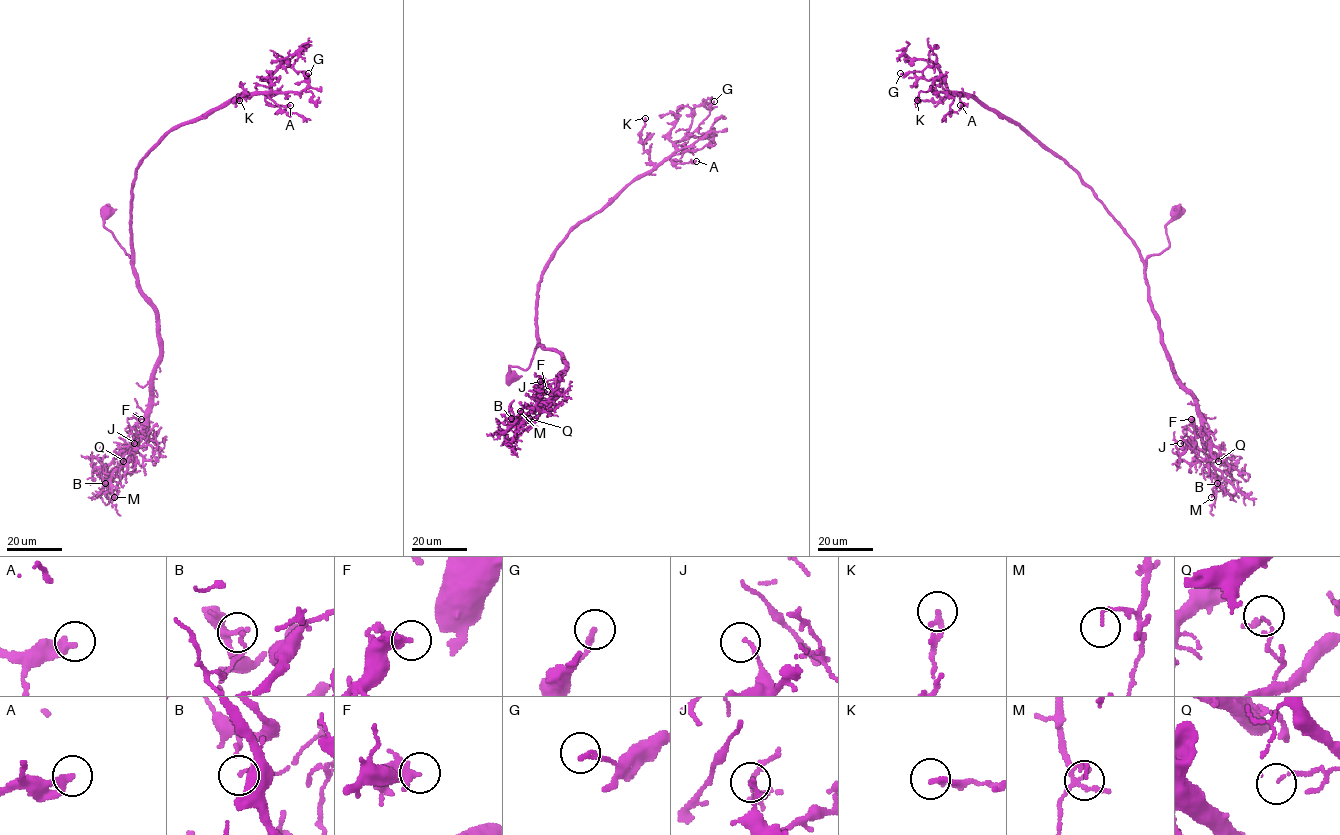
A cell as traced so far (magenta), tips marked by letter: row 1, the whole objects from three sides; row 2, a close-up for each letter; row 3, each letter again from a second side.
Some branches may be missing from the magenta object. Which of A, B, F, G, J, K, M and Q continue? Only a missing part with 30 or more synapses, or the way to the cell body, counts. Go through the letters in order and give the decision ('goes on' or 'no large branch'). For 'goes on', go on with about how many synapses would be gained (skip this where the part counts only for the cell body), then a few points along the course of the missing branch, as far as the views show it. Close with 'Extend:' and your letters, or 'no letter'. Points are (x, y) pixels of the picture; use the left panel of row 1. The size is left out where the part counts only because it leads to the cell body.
A: no large branch
B: no large branch
F: no large branch
G: no large branch
J: no large branch
K: no large branch
M: no large branch
Q: no large branch
Extend: no letter

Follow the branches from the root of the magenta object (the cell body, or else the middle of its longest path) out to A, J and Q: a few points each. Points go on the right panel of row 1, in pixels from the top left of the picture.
A: (1177, 213), (1165, 226), (1169, 246), (1145, 263), (1135, 241), (1062, 159), (973, 97), (959, 93), (960, 105)
J: (1177, 213), (1165, 226), (1169, 246), (1146, 259), (1145, 278), (1160, 343), (1201, 423), (1199, 435), (1180, 443)
Q: (1177, 213), (1165, 226), (1169, 246), (1146, 259), (1148, 301), (1173, 374), (1225, 459), (1218, 461)

